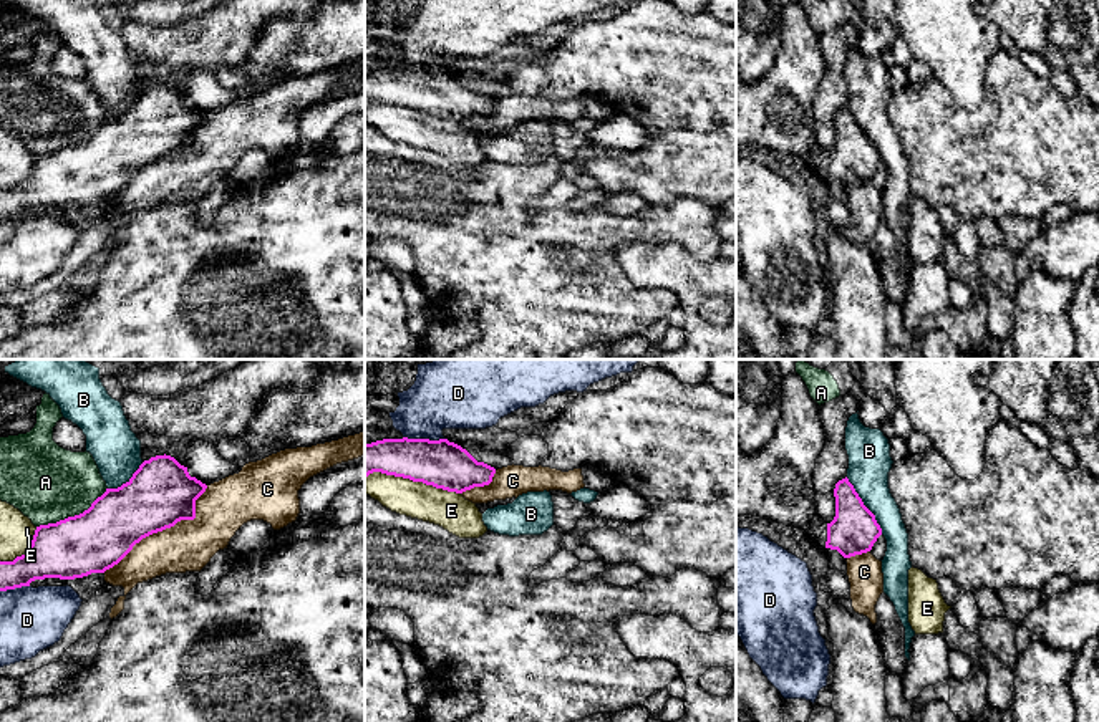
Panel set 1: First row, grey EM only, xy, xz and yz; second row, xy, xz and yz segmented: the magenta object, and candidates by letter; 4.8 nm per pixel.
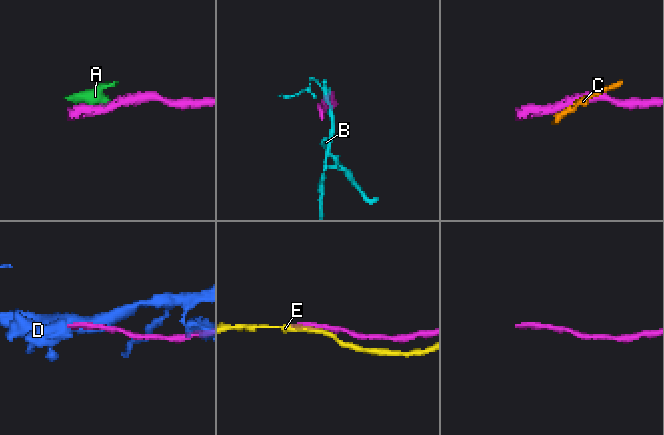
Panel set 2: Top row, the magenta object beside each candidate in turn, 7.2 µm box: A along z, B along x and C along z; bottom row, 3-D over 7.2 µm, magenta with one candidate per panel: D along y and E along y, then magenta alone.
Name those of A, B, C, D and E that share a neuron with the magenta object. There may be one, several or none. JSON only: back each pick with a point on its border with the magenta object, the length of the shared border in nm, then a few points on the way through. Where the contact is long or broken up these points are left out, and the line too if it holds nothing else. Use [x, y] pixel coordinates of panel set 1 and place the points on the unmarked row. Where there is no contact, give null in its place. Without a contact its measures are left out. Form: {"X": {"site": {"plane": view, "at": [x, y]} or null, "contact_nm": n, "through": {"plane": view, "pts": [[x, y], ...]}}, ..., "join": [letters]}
{"join": []}

